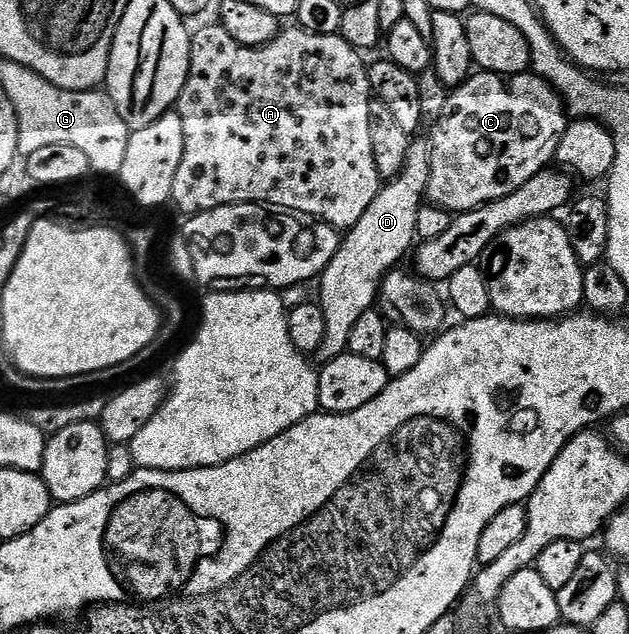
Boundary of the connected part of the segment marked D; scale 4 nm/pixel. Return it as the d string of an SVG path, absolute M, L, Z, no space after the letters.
M419 135L412 140L402 171L396 177L390 178L380 188L373 203L369 203L369 208L365 210L365 215L361 215L361 219L357 219L355 226L342 234L337 255L333 255L333 259L329 259L329 267L325 267L325 271L320 273L317 278L317 286L319 285L317 304L325 315L325 339L321 339L321 347L317 354L318 360L321 359L320 362L332 361L347 352L349 334L353 331L357 318L373 308L379 295L379 286L387 278L388 273L402 262L399 260L407 252L408 256L416 248L419 237L417 215L425 204L430 174L431 143L426 136Z

